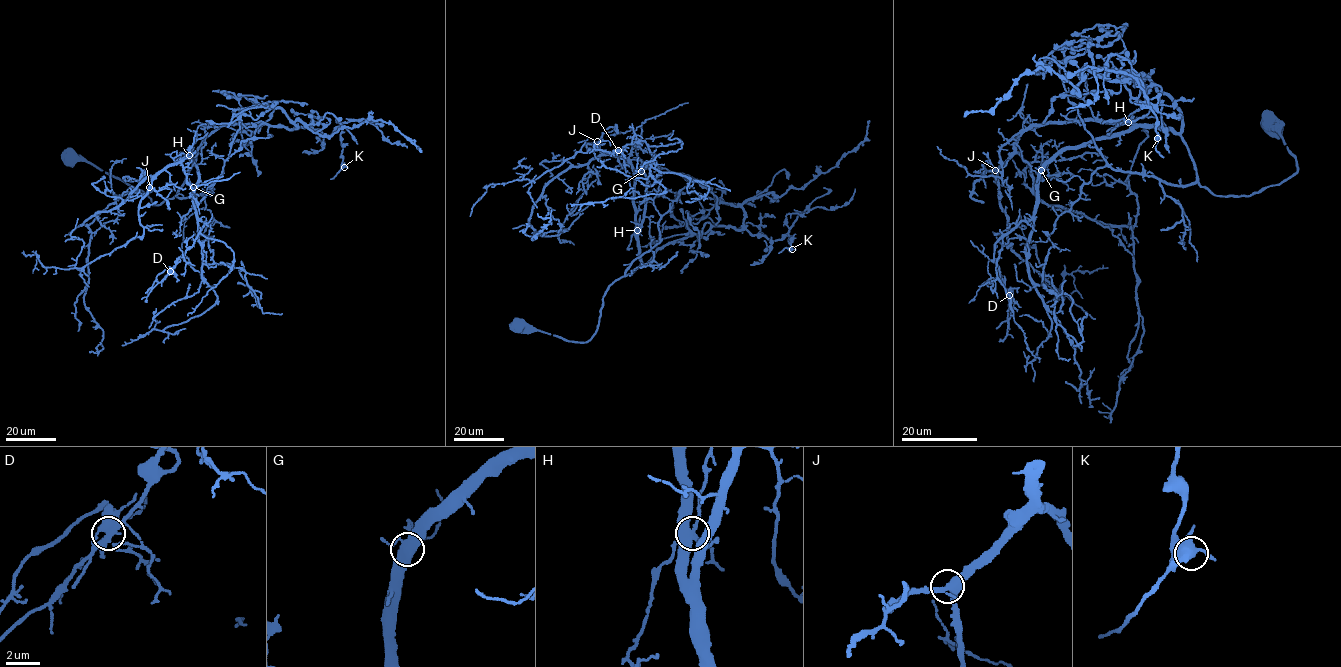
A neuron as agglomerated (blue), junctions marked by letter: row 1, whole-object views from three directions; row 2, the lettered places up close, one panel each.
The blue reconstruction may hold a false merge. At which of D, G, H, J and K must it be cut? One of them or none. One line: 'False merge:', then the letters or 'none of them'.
False merge: none of them

